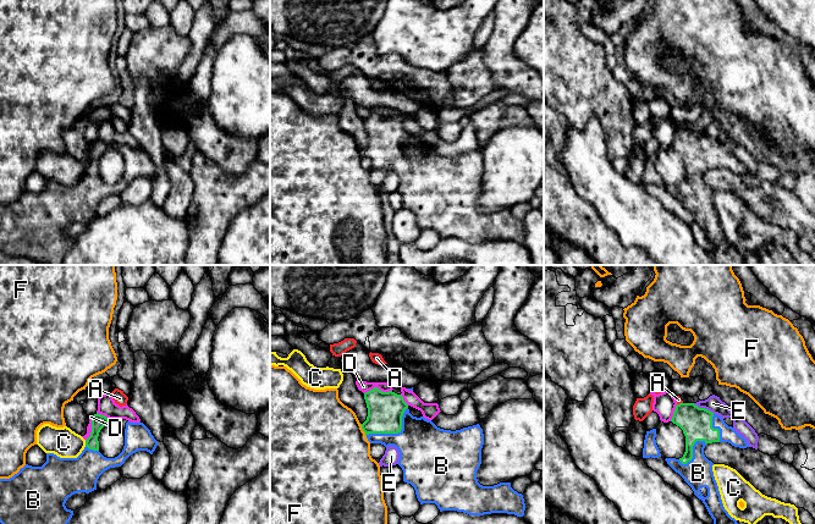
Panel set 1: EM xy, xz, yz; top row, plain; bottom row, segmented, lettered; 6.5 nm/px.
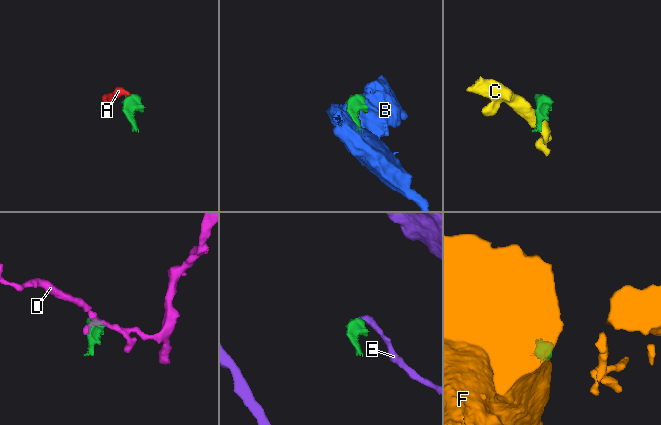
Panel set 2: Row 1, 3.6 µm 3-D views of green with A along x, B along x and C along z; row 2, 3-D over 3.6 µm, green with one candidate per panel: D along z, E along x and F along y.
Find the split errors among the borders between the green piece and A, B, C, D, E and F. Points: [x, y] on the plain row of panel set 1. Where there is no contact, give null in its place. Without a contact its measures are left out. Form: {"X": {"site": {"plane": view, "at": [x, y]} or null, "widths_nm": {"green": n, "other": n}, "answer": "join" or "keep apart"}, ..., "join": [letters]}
{"A": {"site": {"plane": "yz", "at": [679, 130]}, "widths_nm": {"green": 200, "other": 40}, "answer": "keep apart"}, "B": {"site": {"plane": "xz", "at": [394, 159]}, "widths_nm": {"green": 240, "other": 360}, "answer": "join"}, "C": {"site": {"plane": "xy", "at": [86, 170]}, "widths_nm": {"green": 100, "other": 200}, "answer": "keep apart"}, "D": {"site": {"plane": "xz", "at": [378, 115]}, "widths_nm": {"green": 240, "other": 70}, "answer": "keep apart"}, "E": {"site": {"plane": "yz", "at": [704, 134]}, "widths_nm": {"green": 200, "other": 100}, "answer": "keep apart"}, "F": {"site": {"plane": "xz", "at": [363, 156]}, "widths_nm": {"green": 240, "other": 500}, "answer": "keep apart"}, "join": ["B"]}

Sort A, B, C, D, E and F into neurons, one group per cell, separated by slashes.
A E / B / C / D / F

